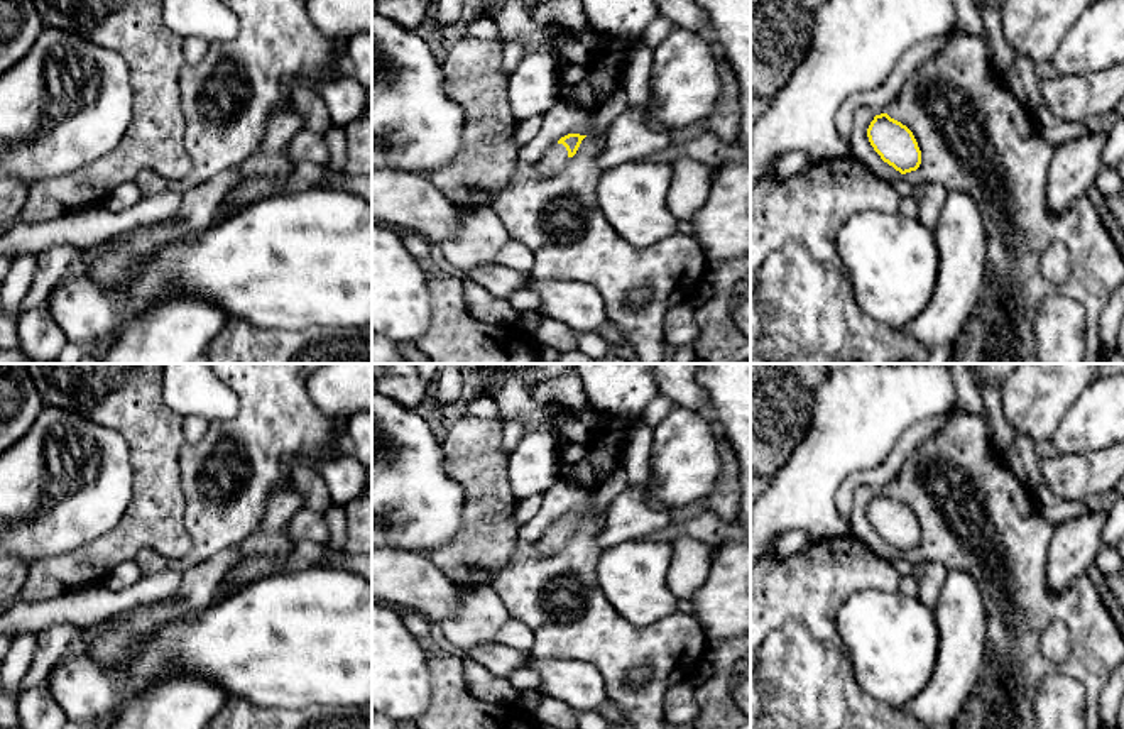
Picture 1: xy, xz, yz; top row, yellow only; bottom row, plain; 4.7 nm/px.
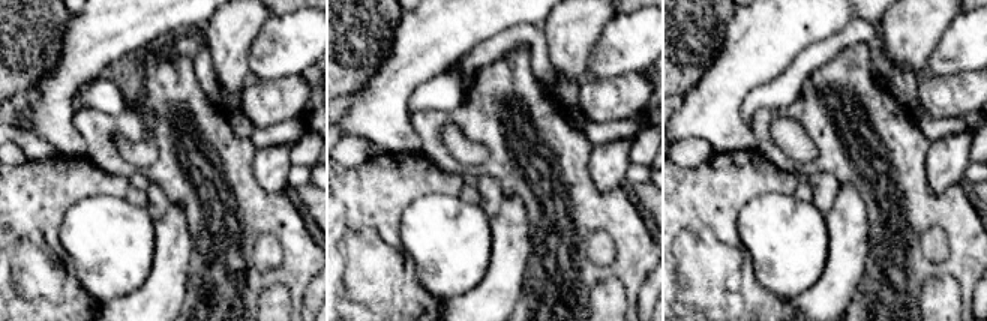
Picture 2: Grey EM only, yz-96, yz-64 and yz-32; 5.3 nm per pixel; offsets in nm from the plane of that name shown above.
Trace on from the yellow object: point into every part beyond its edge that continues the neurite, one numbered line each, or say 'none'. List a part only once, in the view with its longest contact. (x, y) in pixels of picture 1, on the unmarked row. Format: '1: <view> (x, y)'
1: xz (555, 540)

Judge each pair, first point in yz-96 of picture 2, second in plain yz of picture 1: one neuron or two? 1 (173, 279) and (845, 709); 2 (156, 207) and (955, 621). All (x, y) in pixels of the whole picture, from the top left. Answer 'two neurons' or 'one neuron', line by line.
1: two neurons
2: two neurons

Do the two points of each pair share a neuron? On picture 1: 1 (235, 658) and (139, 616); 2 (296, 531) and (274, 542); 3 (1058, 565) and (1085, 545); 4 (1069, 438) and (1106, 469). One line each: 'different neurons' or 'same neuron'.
1: different neurons
2: different neurons
3: same neuron
4: different neurons

